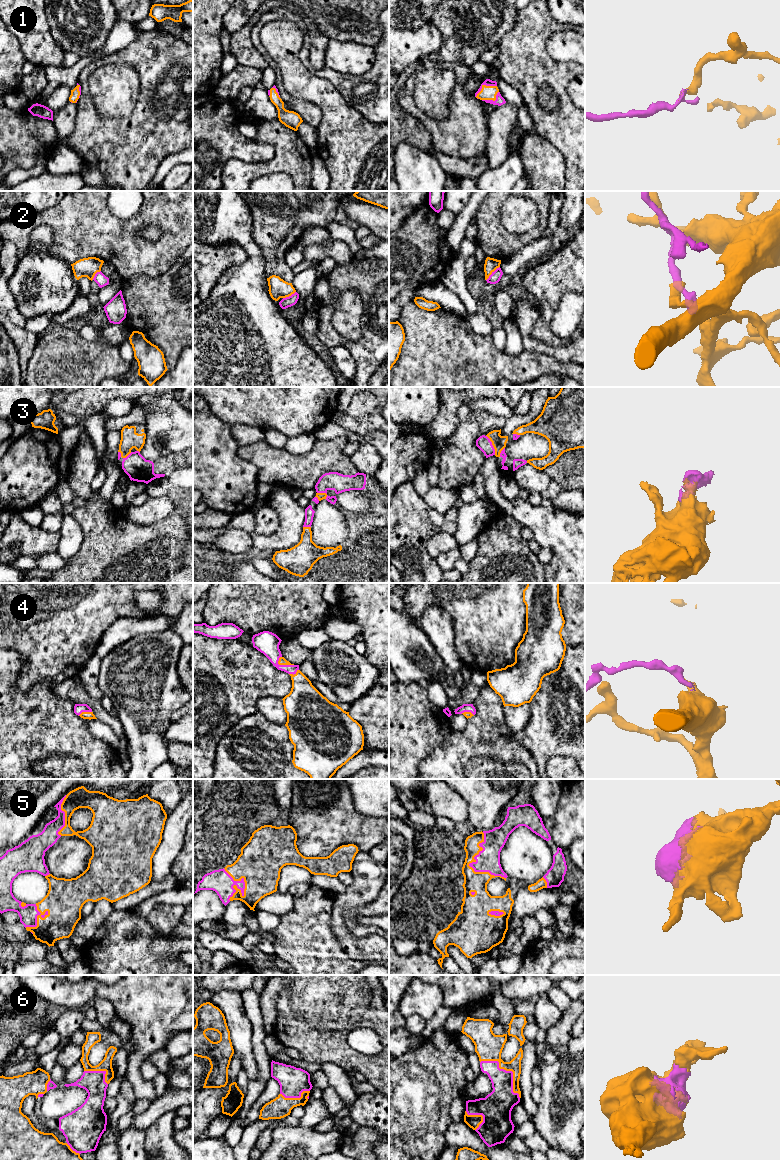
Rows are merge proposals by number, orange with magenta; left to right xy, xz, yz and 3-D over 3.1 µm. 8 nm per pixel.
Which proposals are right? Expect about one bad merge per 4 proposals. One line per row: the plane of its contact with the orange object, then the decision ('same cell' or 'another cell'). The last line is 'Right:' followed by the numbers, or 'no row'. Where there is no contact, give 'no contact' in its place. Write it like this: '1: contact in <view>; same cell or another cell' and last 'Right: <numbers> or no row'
1: contact in yz; same cell
2: contact in yz; another cell
3: contact in yz; same cell
4: contact in xz; same cell
5: contact in yz; same cell
6: contact in yz; same cell
Right: 1, 3, 4, 5, 6

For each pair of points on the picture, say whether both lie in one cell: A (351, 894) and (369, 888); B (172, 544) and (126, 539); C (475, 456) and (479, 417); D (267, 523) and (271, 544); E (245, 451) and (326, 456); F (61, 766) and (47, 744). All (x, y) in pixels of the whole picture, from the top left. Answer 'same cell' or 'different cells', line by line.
A: same cell
B: same cell
C: same cell
D: different cells
E: same cell
F: different cells

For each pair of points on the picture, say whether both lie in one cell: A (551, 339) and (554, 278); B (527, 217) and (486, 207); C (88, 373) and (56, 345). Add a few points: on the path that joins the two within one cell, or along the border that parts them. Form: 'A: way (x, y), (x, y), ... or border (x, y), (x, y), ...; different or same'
A: way (546, 324), (547, 293); same
B: border (505, 201), (501, 209), (501, 222), (512, 232); different
C: way (80, 367), (77, 367), (63, 353); same

